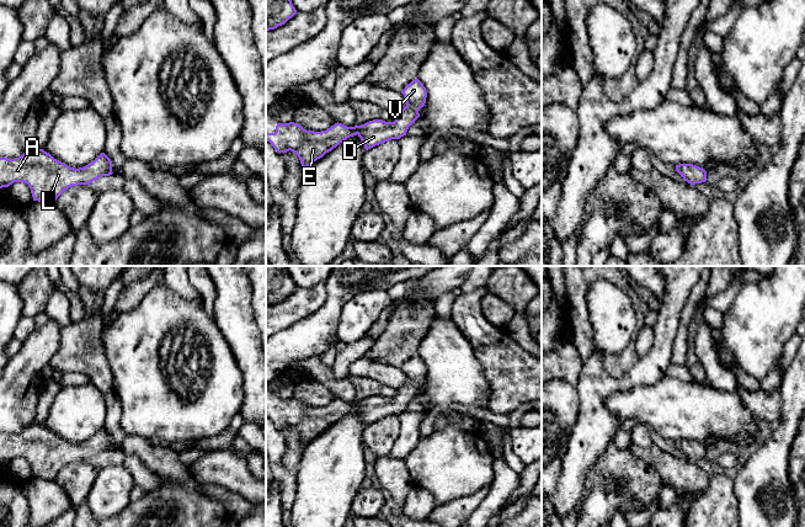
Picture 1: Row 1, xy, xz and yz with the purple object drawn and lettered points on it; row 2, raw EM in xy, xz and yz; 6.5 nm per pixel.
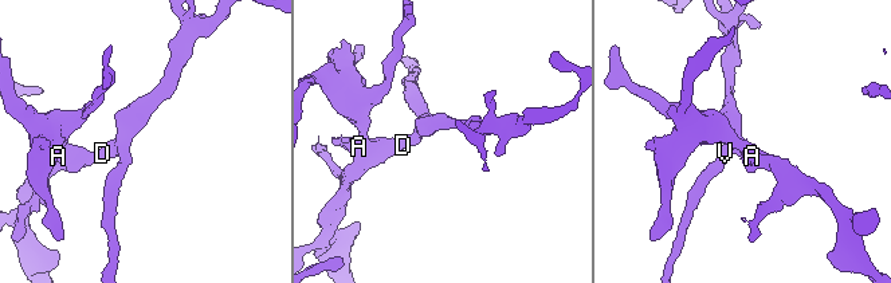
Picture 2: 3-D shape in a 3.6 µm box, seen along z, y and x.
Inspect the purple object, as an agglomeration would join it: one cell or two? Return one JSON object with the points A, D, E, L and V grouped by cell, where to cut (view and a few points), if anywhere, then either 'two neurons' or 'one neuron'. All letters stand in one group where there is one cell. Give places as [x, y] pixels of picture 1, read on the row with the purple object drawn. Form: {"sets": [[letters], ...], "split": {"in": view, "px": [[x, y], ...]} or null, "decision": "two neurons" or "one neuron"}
{"sets": [["A", "D", "E", "L", "V"]], "split": null, "decision": "one neuron"}

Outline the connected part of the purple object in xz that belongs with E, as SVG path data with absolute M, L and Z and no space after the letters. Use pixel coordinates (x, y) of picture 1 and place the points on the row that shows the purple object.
M416 78L401 91L406 106L396 113L394 122L373 119L361 126L347 127L335 123L326 131L306 131L300 124L277 123L274 133L266 133L266 140L278 153L293 151L298 155L304 169L350 137L358 135L368 150L375 145L406 135L409 127L420 117L420 108L425 106L427 91Z

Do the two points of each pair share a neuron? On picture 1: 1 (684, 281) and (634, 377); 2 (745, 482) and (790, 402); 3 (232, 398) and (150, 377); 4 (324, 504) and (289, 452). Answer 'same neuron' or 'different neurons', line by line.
1: same neuron
2: same neuron
3: same neuron
4: different neurons

